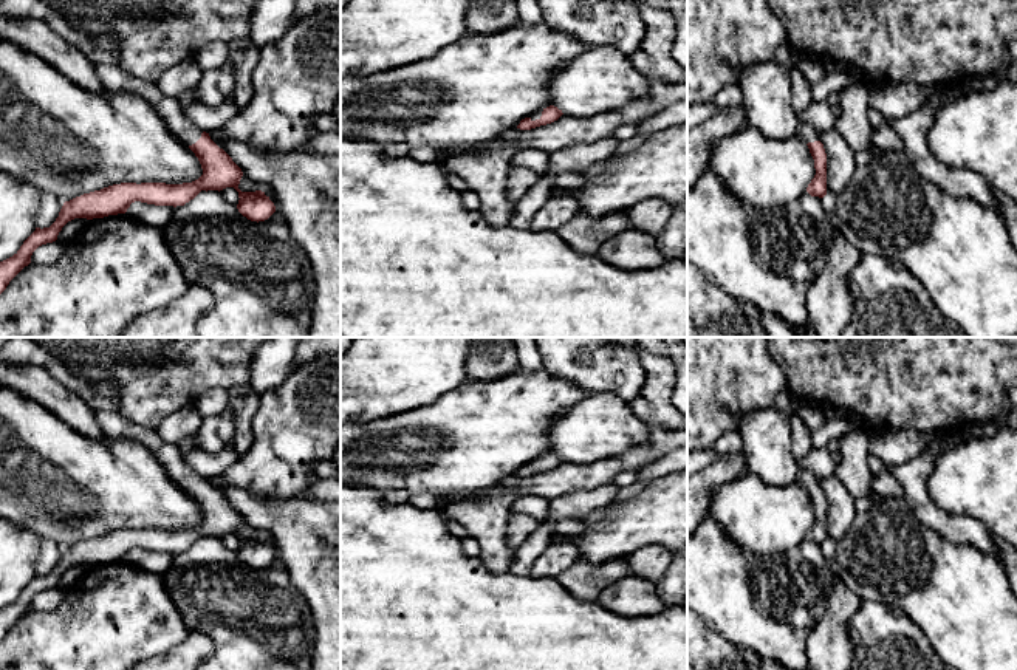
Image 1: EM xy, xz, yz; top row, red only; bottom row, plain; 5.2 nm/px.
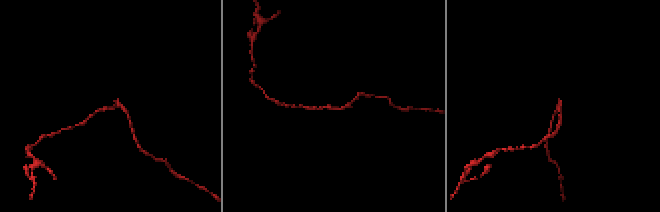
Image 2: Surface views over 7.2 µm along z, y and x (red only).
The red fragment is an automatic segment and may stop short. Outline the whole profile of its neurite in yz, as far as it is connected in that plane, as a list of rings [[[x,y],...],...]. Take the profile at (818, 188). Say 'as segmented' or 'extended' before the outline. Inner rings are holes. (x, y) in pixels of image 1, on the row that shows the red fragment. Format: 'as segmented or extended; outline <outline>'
extended; outline [[[803,124],[799,136],[806,142],[814,159],[816,175],[806,187],[811,197],[824,198],[827,195],[827,153],[820,142],[820,133],[811,125]]]

